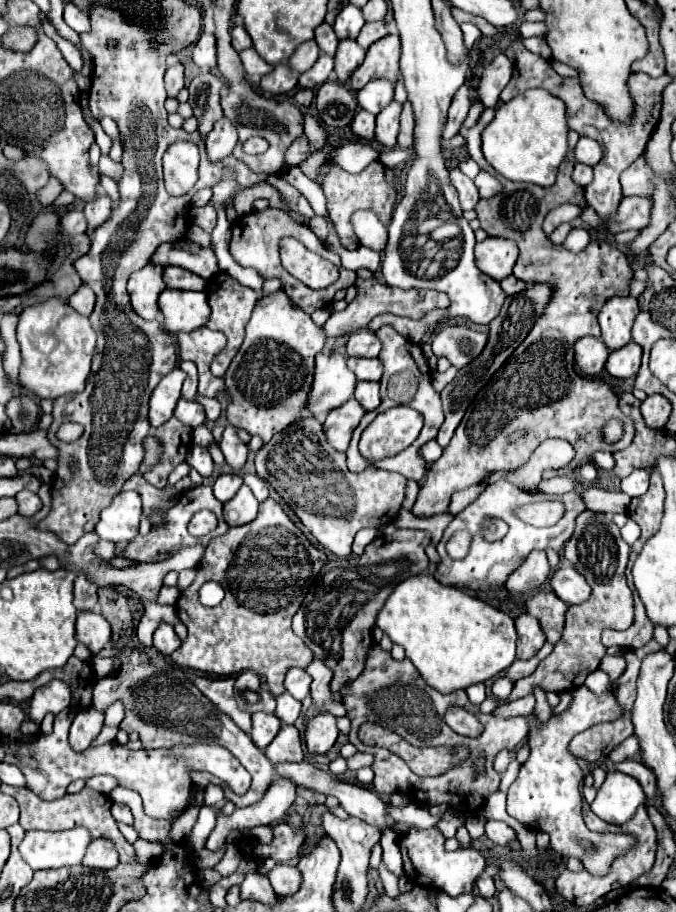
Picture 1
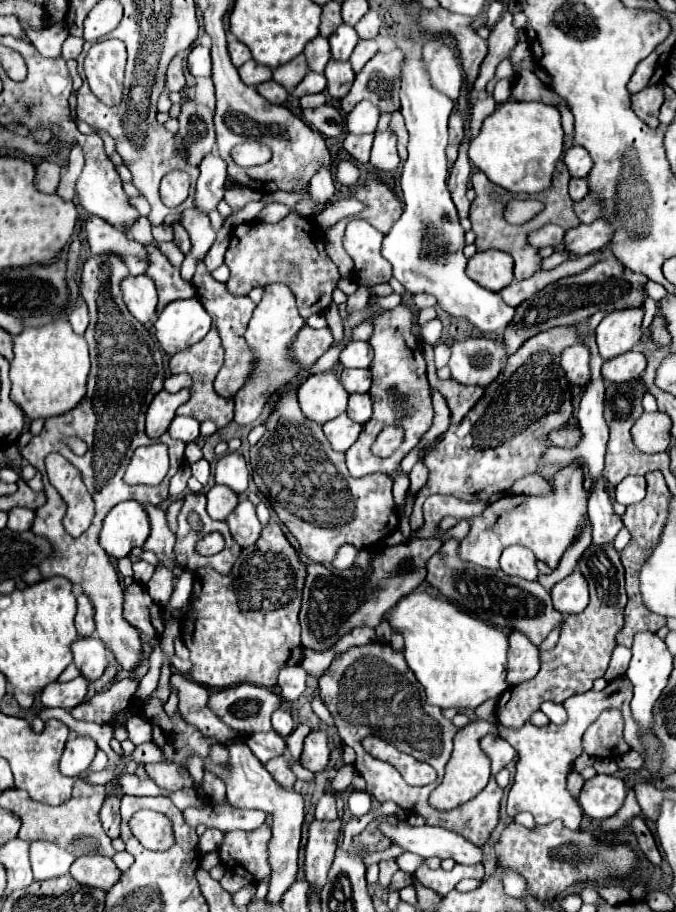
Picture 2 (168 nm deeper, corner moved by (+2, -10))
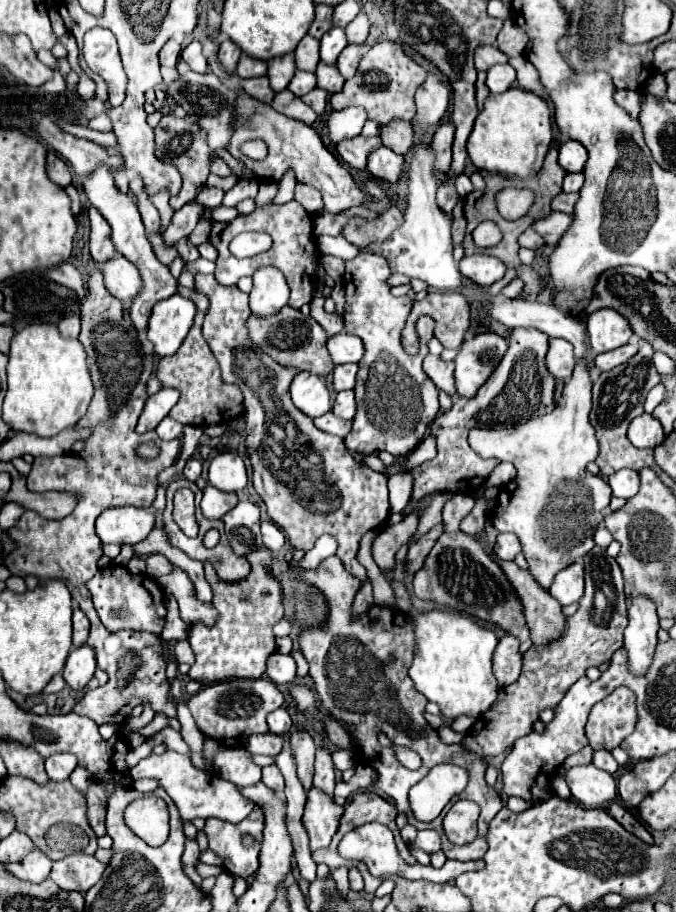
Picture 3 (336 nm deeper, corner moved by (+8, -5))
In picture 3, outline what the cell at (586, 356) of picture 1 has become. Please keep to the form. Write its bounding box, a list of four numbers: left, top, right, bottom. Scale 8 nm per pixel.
[546,338,576,380]

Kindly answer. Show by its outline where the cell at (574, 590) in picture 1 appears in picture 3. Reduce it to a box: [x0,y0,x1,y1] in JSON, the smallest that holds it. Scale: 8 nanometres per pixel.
[550,562,584,604]

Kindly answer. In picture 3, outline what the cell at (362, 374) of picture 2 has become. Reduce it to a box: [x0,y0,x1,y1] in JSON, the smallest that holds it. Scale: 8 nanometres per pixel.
[334,364,358,392]

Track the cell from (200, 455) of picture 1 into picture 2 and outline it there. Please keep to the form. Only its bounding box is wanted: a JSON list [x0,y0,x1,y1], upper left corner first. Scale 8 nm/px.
[192,459,210,485]

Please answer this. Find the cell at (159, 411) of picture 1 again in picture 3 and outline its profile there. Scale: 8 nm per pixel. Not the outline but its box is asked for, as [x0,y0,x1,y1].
[136,388,180,434]

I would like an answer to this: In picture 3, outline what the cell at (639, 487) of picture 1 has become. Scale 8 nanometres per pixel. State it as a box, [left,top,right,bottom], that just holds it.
[608,470,640,498]

